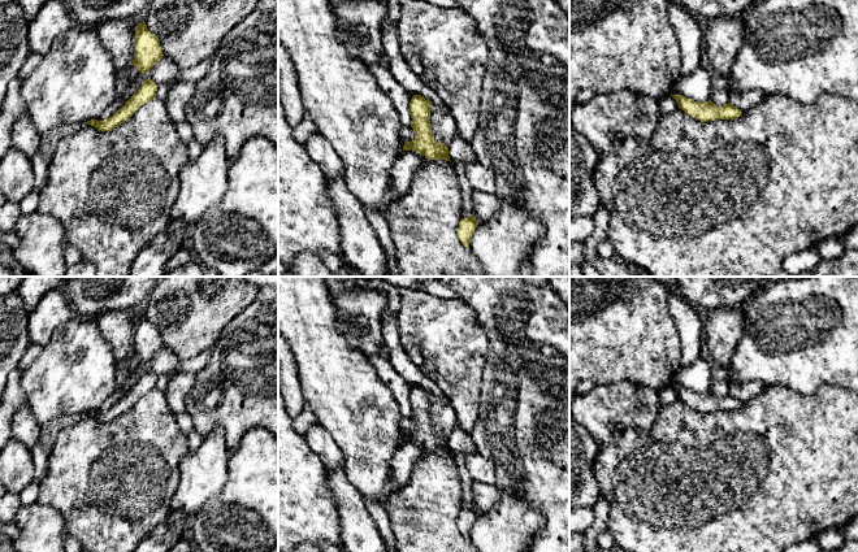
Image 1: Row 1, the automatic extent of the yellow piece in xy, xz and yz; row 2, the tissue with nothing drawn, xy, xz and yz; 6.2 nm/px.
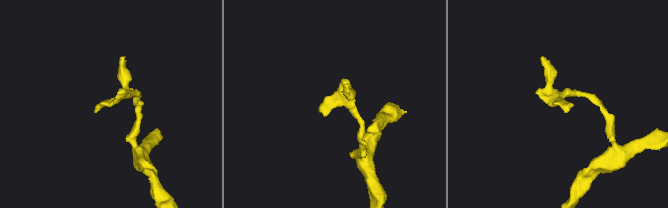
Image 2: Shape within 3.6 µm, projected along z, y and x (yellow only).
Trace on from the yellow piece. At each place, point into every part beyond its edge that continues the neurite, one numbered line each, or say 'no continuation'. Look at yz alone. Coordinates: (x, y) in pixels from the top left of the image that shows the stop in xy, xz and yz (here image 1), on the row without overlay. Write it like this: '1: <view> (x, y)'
no continuation

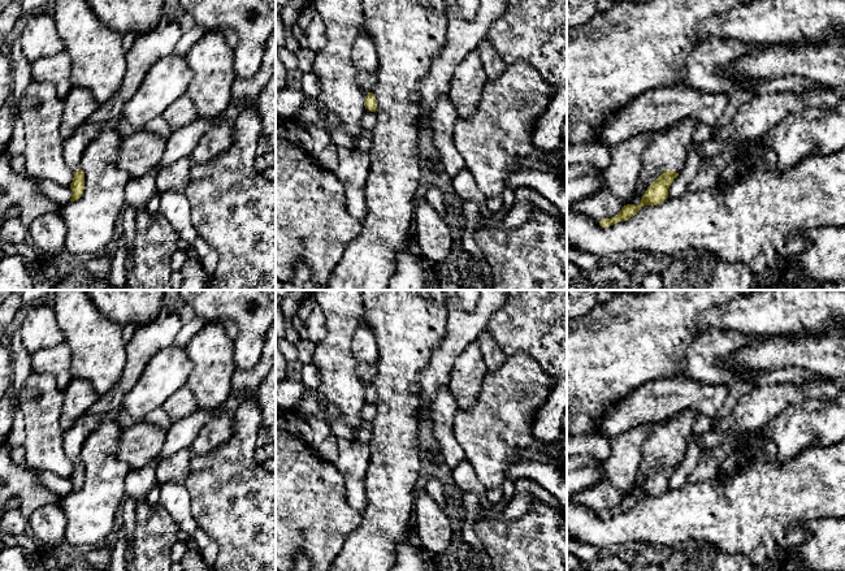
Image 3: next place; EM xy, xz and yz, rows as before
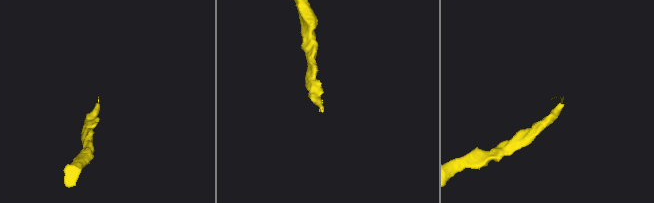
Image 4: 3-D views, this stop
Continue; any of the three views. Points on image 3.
1: yz (667, 441)

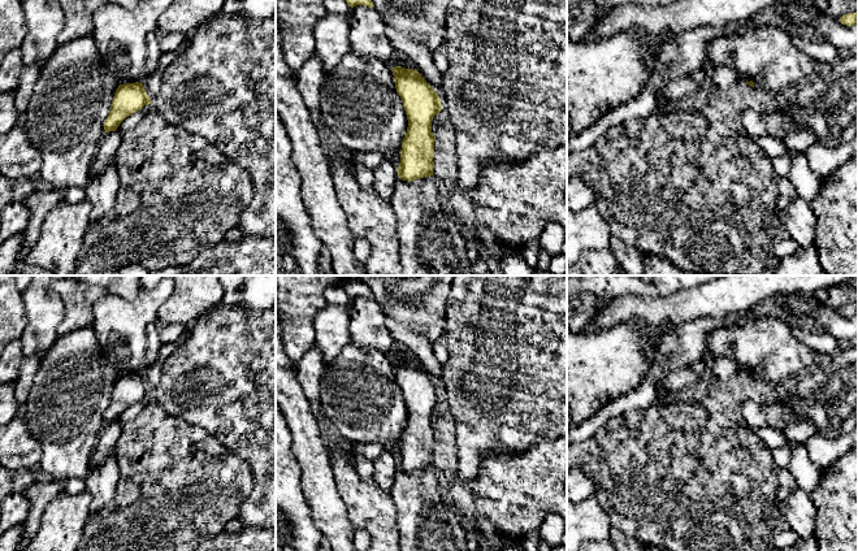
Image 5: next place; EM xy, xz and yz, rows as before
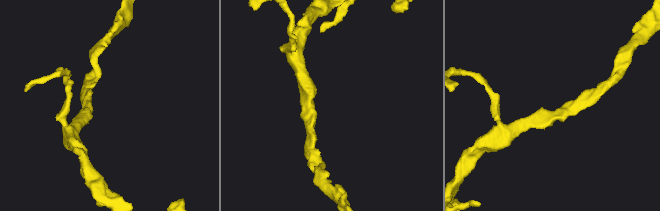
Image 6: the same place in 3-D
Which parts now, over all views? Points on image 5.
no continuation

